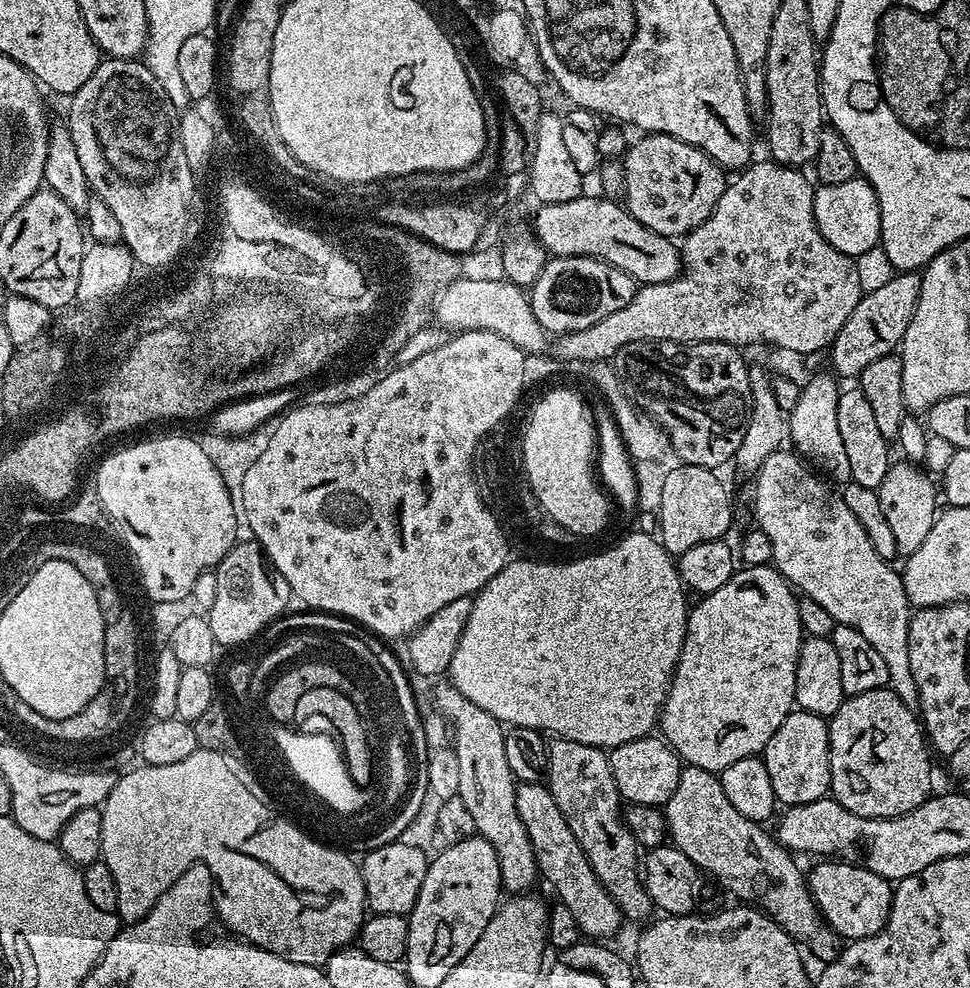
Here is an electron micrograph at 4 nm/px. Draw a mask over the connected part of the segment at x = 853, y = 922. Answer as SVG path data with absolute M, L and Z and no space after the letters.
M820 862L813 872L807 873L808 889L812 892L824 921L845 941L870 938L878 934L888 921L892 906L893 885L874 870L859 868L857 864L843 862Z

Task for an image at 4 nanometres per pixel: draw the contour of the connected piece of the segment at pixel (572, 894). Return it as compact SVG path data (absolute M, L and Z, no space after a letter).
M517 783L516 800L518 818L529 836L539 875L548 879L549 886L556 891L555 899L574 914L585 937L596 942L607 941L607 936L614 935L622 925L620 907L606 894L602 882L598 882L598 874L594 874L582 846L578 846L578 838L566 826L566 818L562 818L562 810L558 810L558 802L554 802L547 783Z

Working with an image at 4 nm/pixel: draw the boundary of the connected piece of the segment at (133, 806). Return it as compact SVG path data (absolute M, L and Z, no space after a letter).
M197 752L190 754L190 758L182 758L182 762L173 762L171 766L154 766L144 764L133 772L128 772L117 779L116 784L110 790L110 794L100 808L102 814L102 846L100 847L102 859L106 866L110 866L110 874L114 874L114 882L118 885L118 906L115 915L124 919L125 925L136 924L147 912L152 909L154 902L166 894L170 886L174 886L176 879L186 871L191 864L203 864L205 868L214 870L214 912L226 927L232 931L233 937L247 940L248 943L266 950L270 954L278 954L278 958L286 958L286 962L298 962L302 966L321 967L332 957L339 948L347 948L359 937L360 928L366 919L366 890L362 882L359 863L349 857L347 851L336 854L336 846L322 848L319 842L313 844L295 833L295 828L290 828L283 820L271 816L264 811L257 800L252 799L248 792L244 791L240 783L237 783L229 771L225 769L223 760L218 756L199 755Z

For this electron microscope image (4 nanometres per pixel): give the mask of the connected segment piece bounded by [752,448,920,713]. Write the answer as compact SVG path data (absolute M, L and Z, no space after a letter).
M780 449L774 454L766 458L766 462L762 462L762 466L757 468L754 473L756 485L752 488L752 512L756 515L754 520L755 527L760 528L766 534L766 538L771 540L773 565L779 572L786 577L788 583L792 585L799 593L802 593L807 599L818 603L832 618L836 620L837 624L848 625L852 629L857 629L865 638L870 646L885 659L888 682L887 687L892 689L892 692L906 703L908 709L917 713L920 709L920 699L918 698L918 688L915 685L914 674L910 669L910 654L909 654L909 622L911 620L912 607L909 600L906 598L903 575L894 567L889 561L884 560L875 553L874 546L871 545L870 538L866 535L866 530L863 529L862 524L858 518L854 517L850 508L846 505L844 497L841 493L836 493L826 484L825 479L822 479L803 459L793 451L787 449Z

